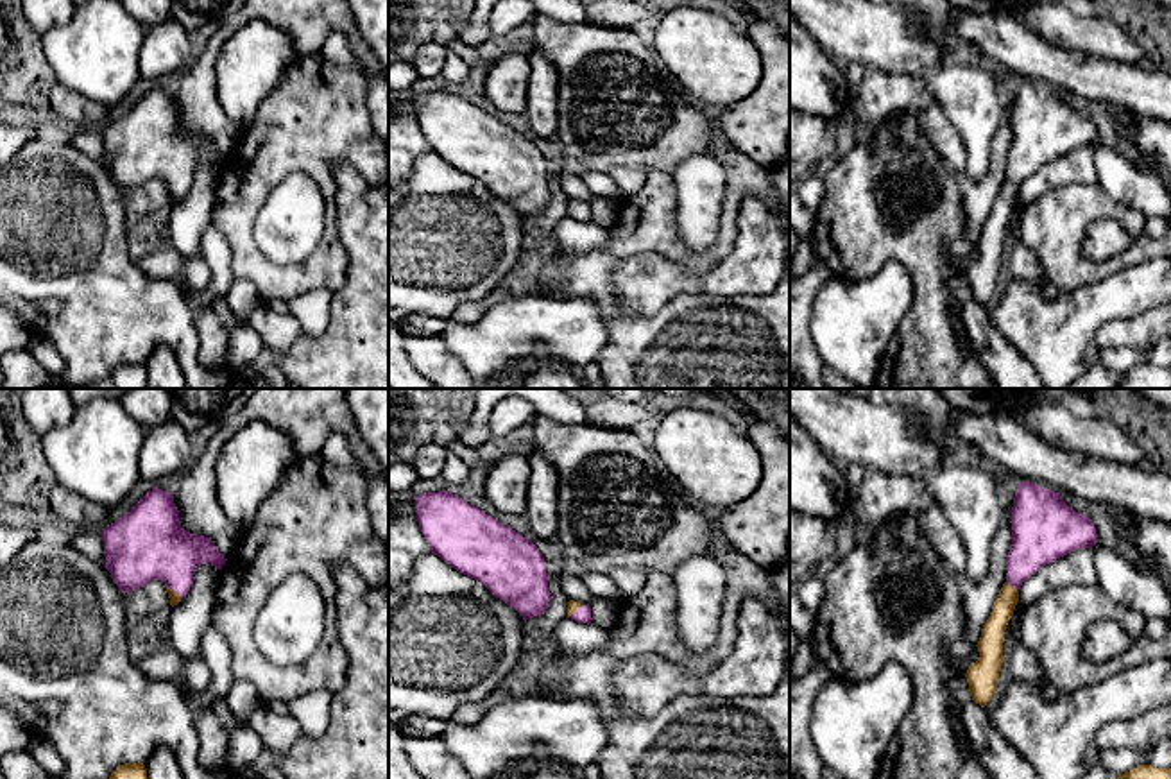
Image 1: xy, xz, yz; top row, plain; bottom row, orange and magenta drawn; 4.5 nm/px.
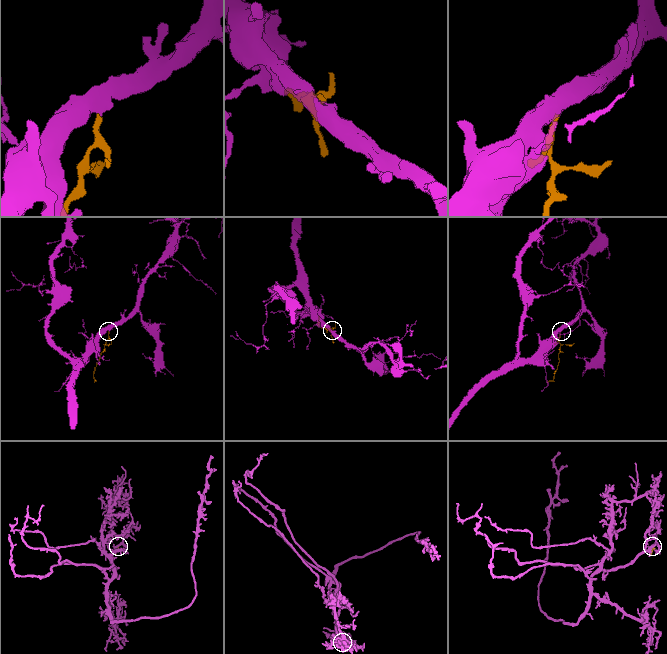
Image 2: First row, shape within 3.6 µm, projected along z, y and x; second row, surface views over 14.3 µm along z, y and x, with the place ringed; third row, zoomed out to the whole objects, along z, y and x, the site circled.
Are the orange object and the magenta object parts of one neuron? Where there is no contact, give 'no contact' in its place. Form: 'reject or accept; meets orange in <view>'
accept; meets orange in yz

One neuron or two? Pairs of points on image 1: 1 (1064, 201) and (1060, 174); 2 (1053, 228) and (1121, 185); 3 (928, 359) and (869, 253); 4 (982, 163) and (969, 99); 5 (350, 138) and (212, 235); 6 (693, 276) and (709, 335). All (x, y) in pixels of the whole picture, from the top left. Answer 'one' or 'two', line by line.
1: two
2: two
3: one
4: one
5: two
6: two

